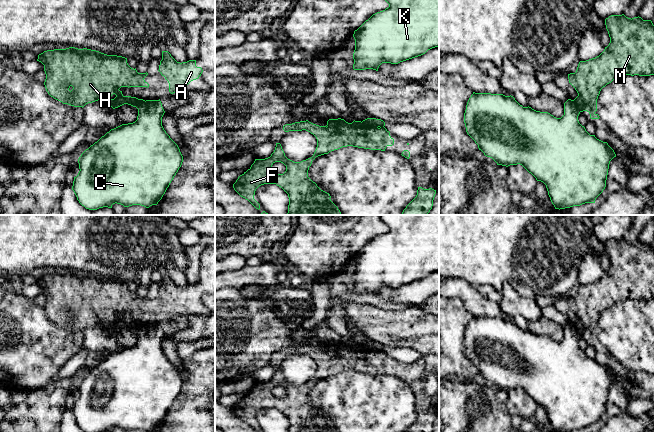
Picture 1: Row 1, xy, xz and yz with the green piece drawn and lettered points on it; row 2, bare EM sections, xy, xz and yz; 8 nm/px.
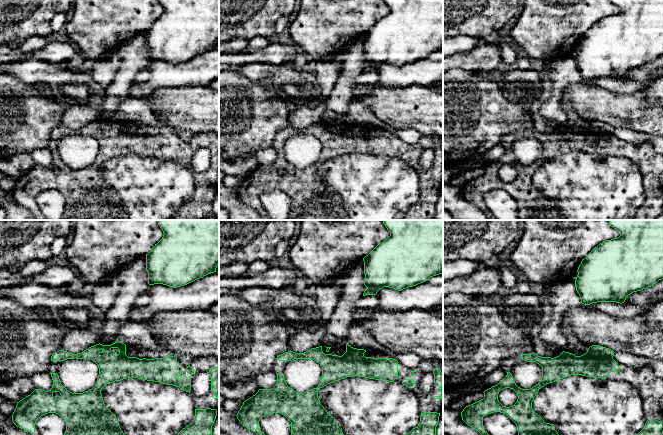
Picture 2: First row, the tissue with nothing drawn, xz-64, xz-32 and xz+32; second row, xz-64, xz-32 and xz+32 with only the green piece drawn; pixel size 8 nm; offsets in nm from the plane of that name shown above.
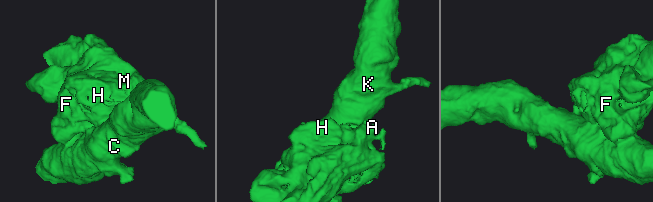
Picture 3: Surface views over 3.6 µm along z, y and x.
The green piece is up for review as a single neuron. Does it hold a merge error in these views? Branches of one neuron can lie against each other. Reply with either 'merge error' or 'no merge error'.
merge error

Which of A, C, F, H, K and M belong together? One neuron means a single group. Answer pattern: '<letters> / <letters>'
A F H M / C K

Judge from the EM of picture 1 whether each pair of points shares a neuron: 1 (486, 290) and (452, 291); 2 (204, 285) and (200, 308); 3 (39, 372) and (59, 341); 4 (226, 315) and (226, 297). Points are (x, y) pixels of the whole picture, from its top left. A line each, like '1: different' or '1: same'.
1: different
2: same
3: same
4: same

